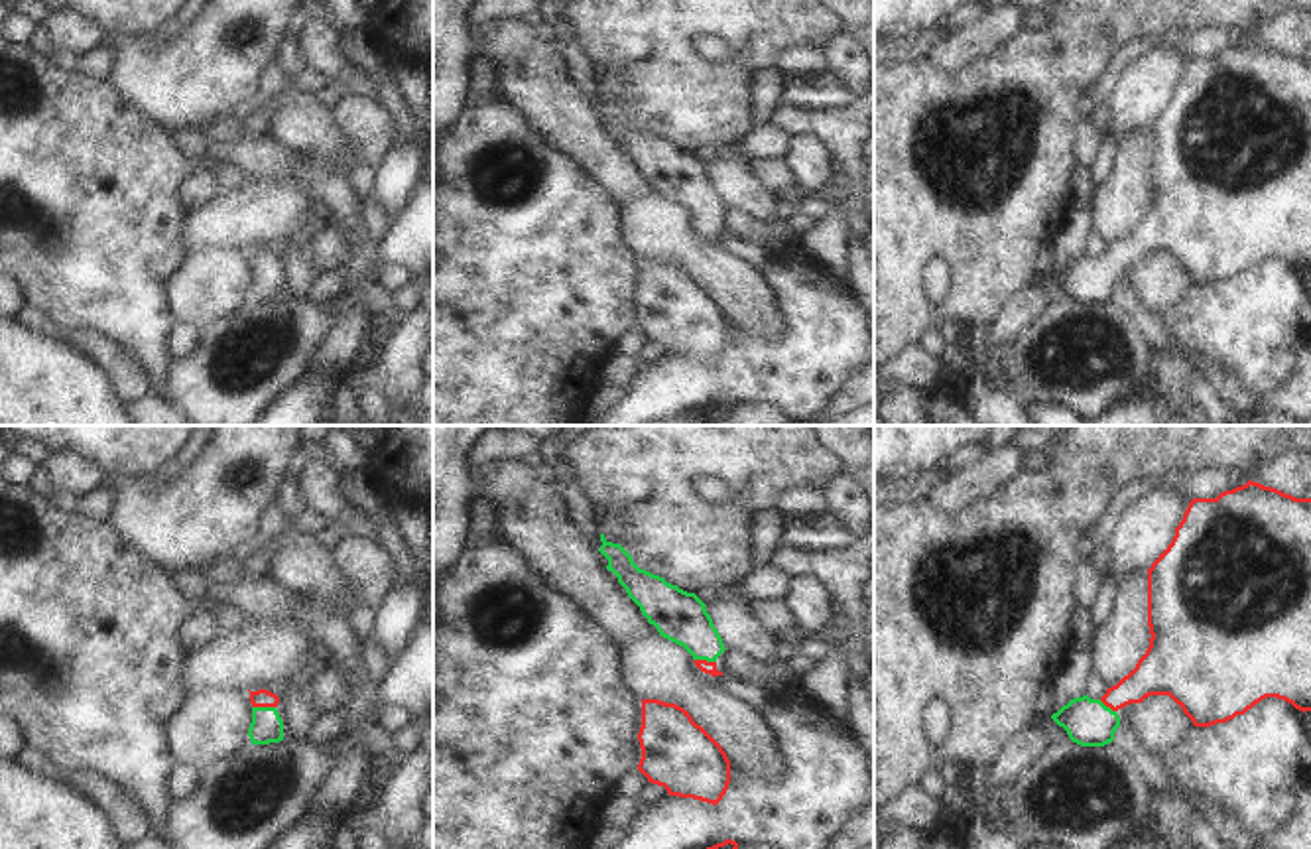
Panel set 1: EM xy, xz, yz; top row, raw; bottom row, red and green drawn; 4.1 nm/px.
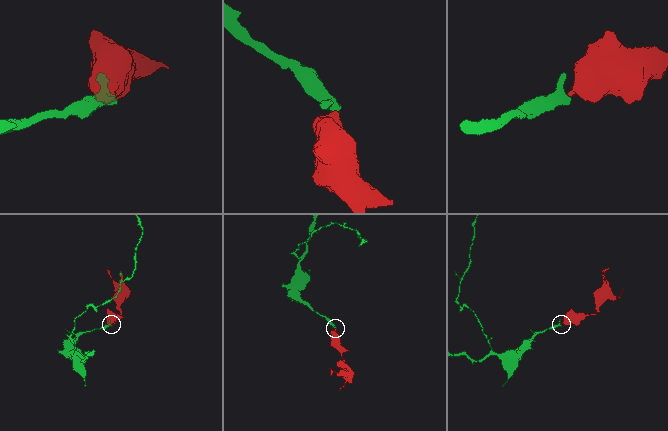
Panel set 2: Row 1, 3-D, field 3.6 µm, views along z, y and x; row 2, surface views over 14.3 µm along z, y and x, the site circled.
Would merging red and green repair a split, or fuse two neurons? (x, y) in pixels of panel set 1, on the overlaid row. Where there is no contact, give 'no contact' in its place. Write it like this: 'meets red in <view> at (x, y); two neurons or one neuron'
meets red in xy at (264, 706); one neuron

